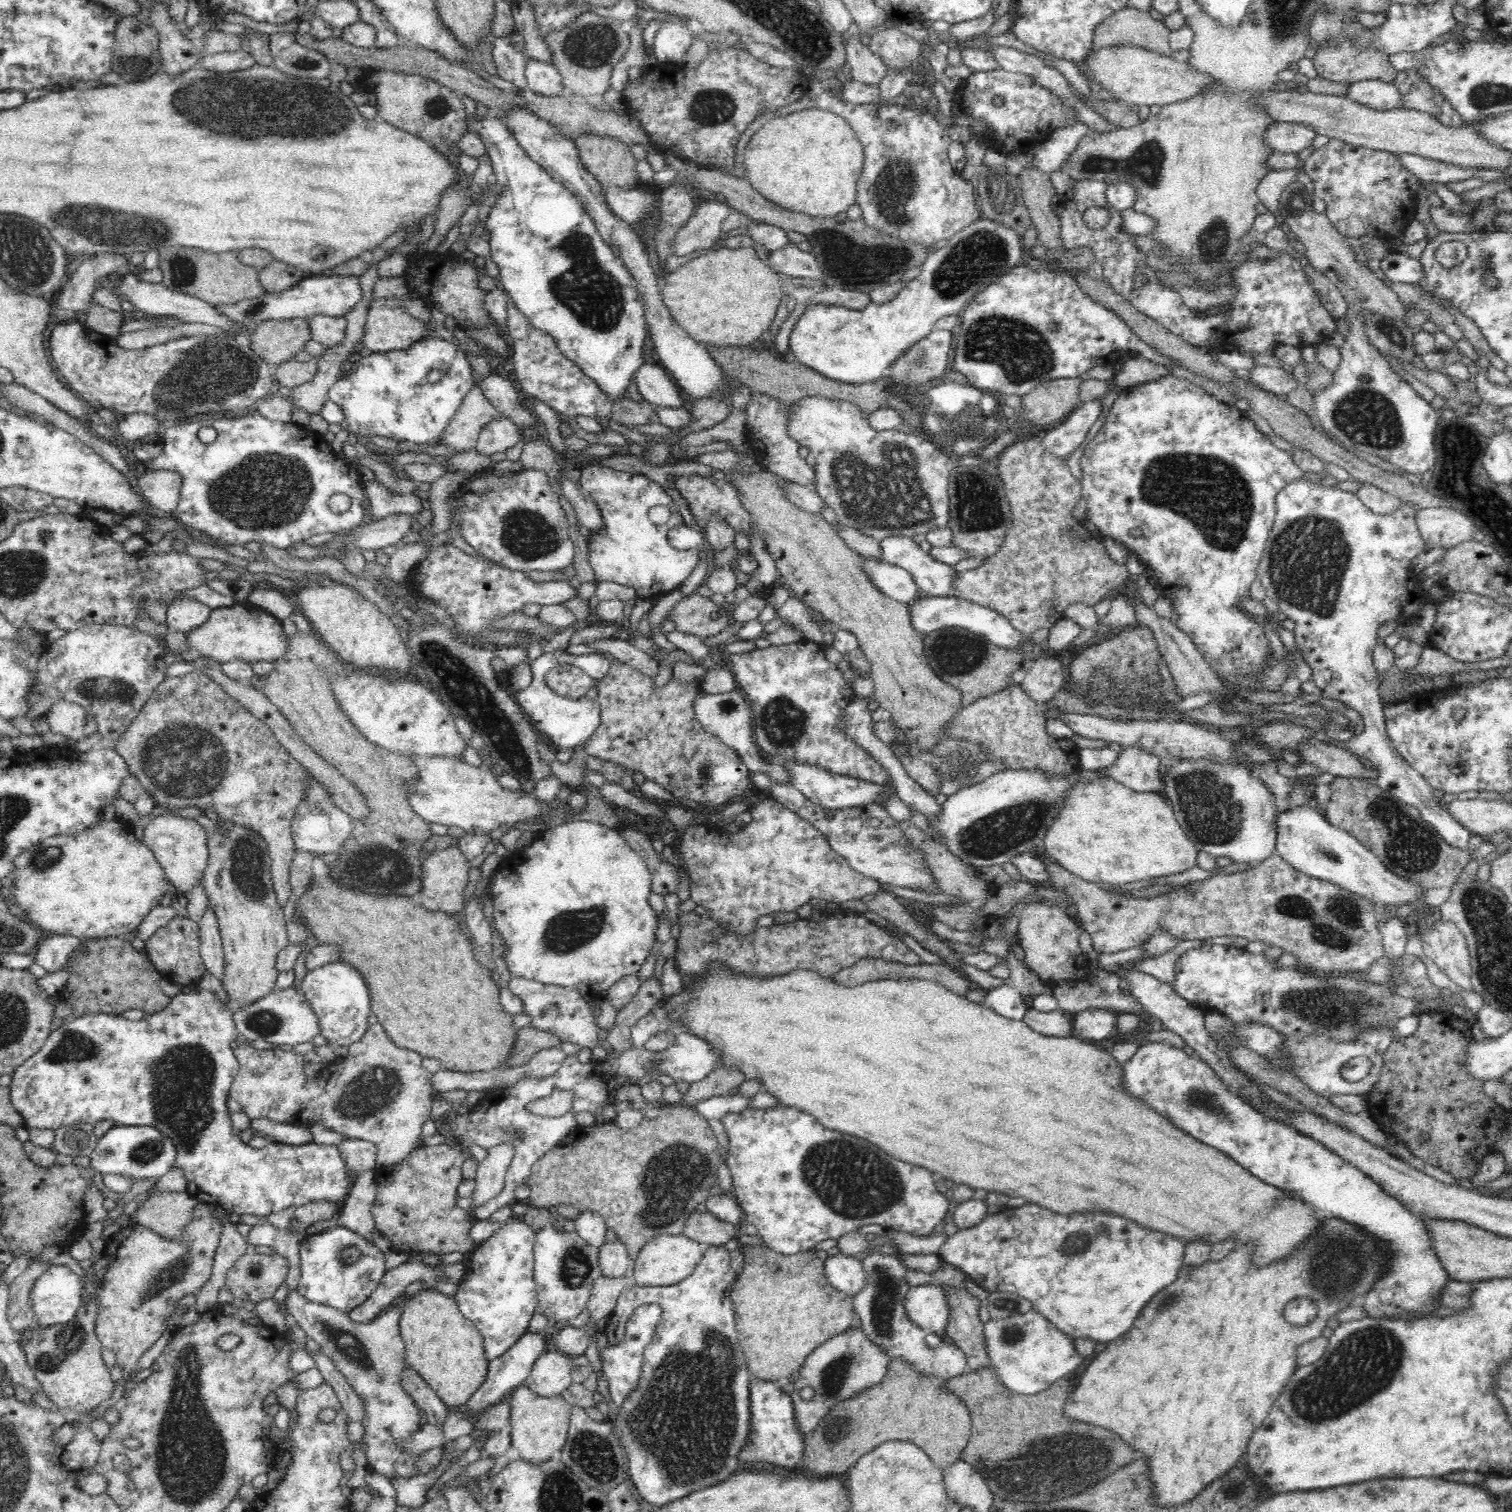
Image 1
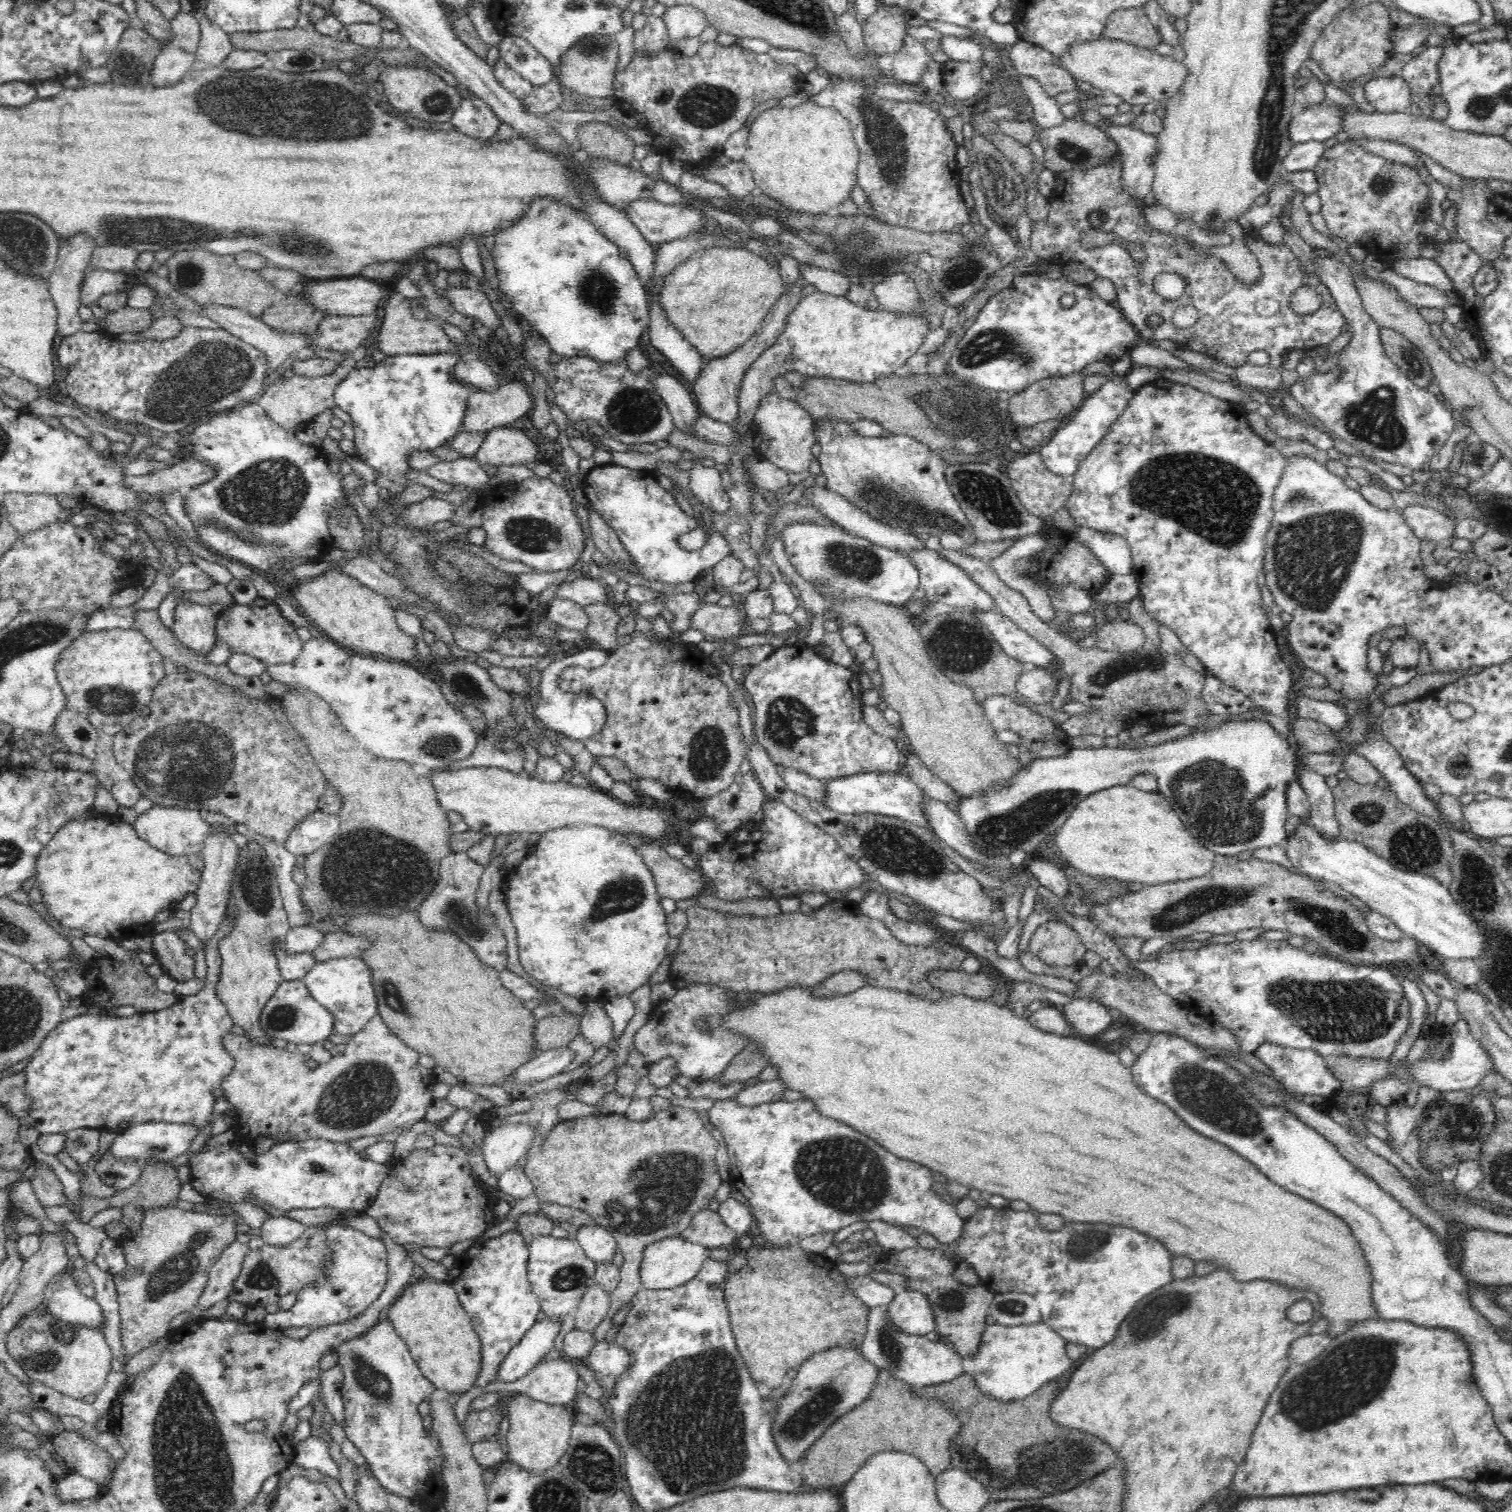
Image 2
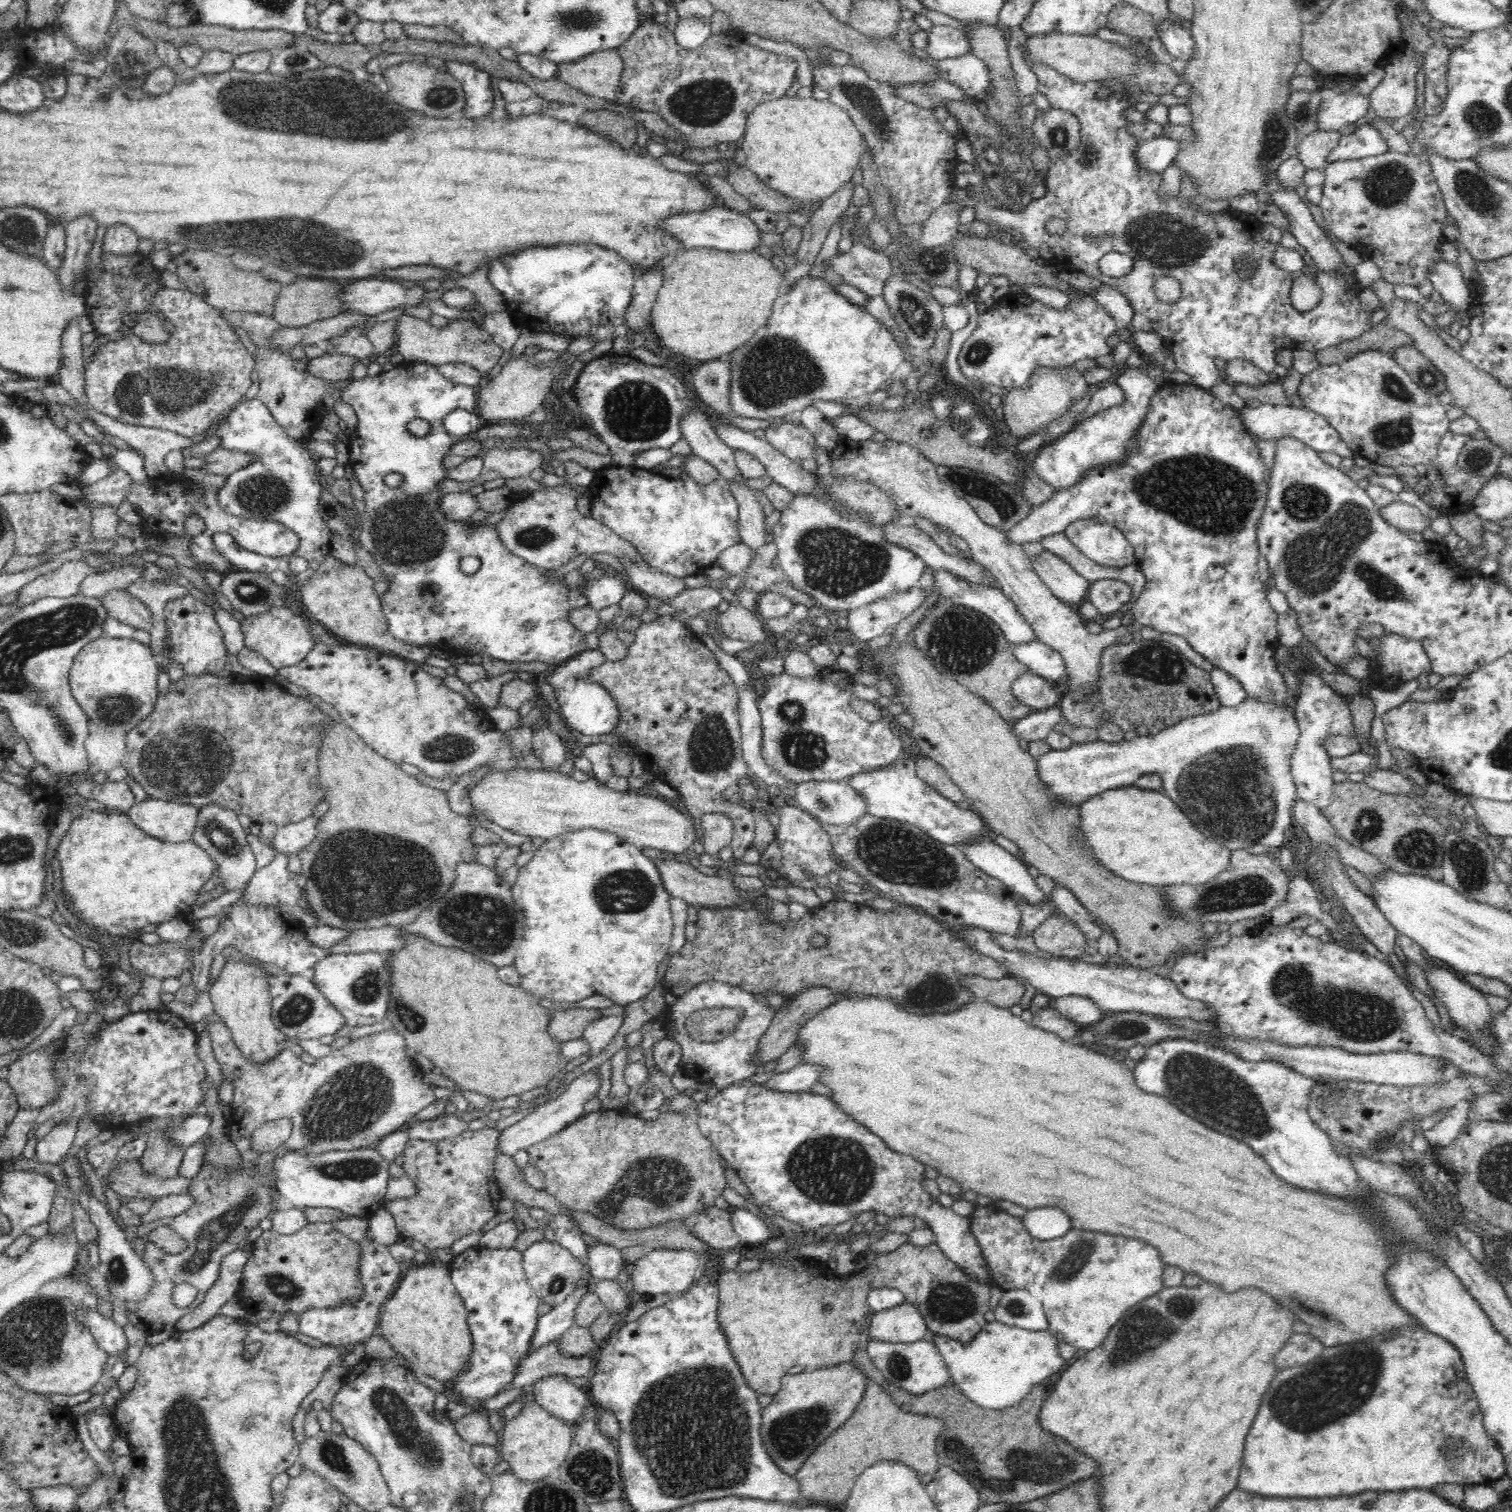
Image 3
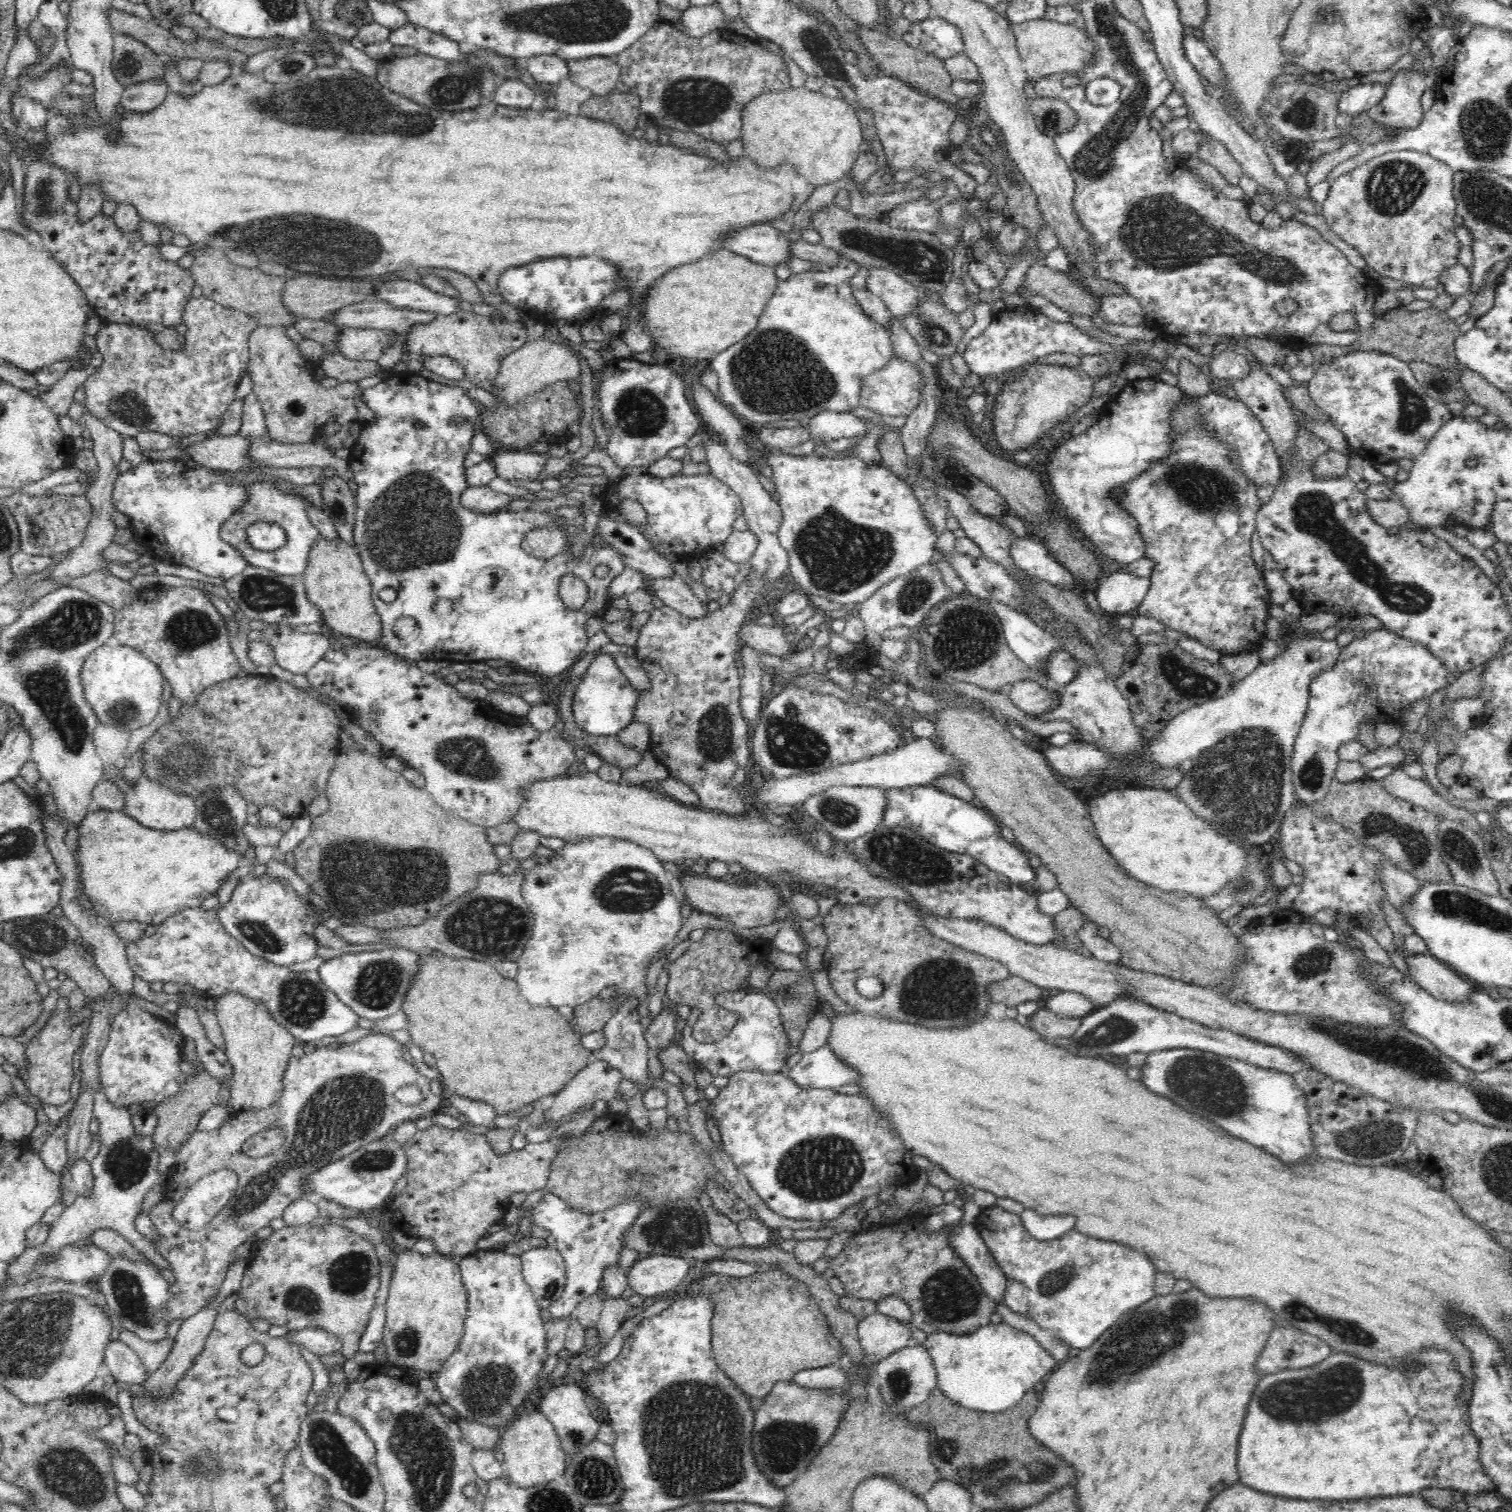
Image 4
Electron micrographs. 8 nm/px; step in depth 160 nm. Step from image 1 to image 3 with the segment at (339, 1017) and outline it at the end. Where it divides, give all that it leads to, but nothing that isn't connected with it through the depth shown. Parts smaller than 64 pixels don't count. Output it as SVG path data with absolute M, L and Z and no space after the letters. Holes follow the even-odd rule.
M364 951L363 953L327 954L313 966L313 981L345 1017L351 1029L366 1024L385 1022L388 1017L392 990L390 953Z

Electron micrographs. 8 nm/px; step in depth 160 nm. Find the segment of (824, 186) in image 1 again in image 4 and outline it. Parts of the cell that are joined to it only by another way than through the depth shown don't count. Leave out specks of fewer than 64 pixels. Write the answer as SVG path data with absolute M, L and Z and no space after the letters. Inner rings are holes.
M788 88L765 92L750 100L743 109L741 132L739 139L748 156L758 160L762 166L774 166L774 162L790 161L800 170L800 178L794 180L794 194L805 193L808 186L818 186L844 180L859 155L859 147L863 142L860 120L856 109L842 97L834 98L824 94L824 91L814 92L802 88Z

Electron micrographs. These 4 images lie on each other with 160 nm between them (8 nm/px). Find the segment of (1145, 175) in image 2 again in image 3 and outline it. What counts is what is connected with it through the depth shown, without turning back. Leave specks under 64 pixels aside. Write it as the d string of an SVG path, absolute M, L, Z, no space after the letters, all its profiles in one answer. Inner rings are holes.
M1161 136L1152 140L1142 140L1137 153L1138 163L1142 168L1162 173L1180 155L1180 152L1183 152L1183 144L1172 138Z

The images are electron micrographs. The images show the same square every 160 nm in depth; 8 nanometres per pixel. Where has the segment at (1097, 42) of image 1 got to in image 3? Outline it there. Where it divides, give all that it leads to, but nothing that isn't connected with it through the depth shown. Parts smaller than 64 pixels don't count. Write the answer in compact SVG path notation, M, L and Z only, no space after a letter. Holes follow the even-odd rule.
M1126 1L1113 4L1106 26L1110 30L1139 36L1146 41L1157 36L1157 29L1151 19L1151 14Z

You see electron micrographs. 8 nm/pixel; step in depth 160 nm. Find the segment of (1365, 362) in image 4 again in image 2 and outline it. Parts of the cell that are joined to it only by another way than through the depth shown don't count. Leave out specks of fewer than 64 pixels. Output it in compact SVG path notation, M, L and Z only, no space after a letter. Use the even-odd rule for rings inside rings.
M1318 256L1315 258L1315 270L1321 281L1329 288L1338 309L1344 313L1347 330L1352 331L1352 340L1343 348L1339 364L1328 372L1314 372L1306 378L1300 378L1289 388L1291 395L1302 405L1301 412L1318 418L1322 426L1336 434L1342 442L1351 444L1362 454L1379 458L1392 464L1408 466L1412 470L1426 470L1430 460L1448 440L1455 428L1452 413L1446 409L1436 395L1412 382L1386 354L1380 338L1379 324L1368 316L1354 281L1352 269L1338 260L1336 256Z

